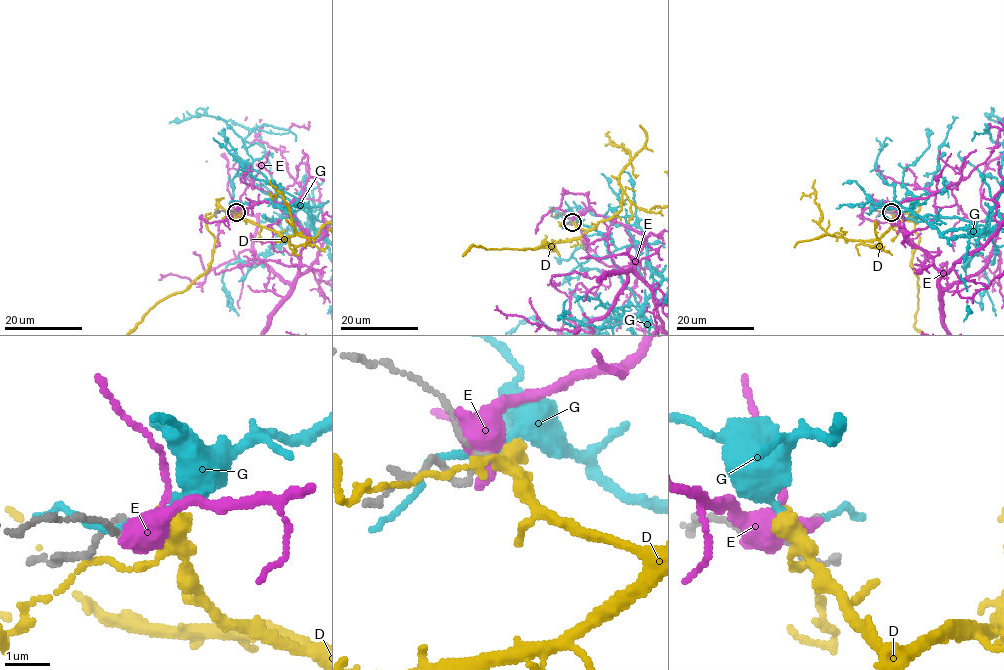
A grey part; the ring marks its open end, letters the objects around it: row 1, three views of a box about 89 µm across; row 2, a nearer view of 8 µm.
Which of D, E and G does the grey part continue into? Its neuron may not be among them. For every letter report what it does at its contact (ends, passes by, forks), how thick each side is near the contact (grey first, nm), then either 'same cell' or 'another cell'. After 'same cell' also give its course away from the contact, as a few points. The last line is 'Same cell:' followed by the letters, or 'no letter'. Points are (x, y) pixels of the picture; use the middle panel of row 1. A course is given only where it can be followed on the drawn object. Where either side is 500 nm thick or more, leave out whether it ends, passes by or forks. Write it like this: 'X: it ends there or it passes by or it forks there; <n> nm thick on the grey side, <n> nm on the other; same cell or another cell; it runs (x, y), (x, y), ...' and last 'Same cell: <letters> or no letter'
D: it passes by; 110 nm thick on the grey side, 360 nm on the other; another cell
E: 130 nm thick on the grey side, 500 nm on the other; another cell
G: it passes by; 130 nm thick on the grey side, 120 nm on the other; another cell
Same cell: no letter

